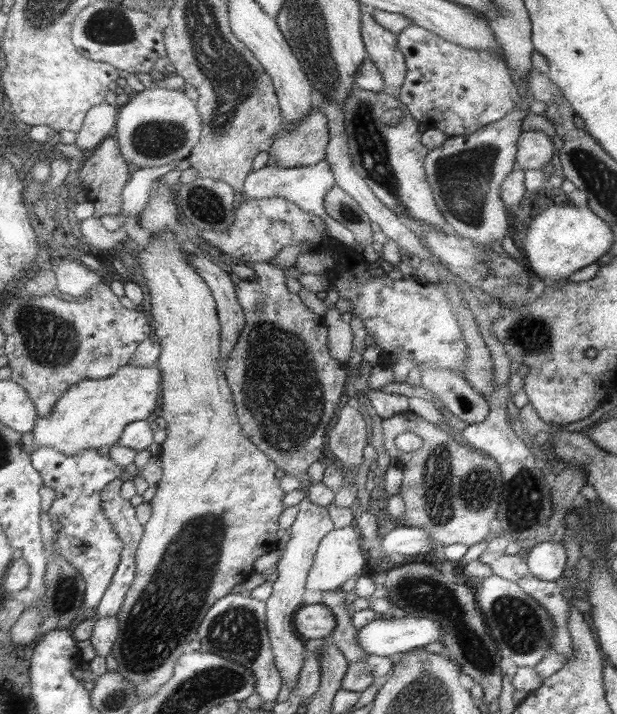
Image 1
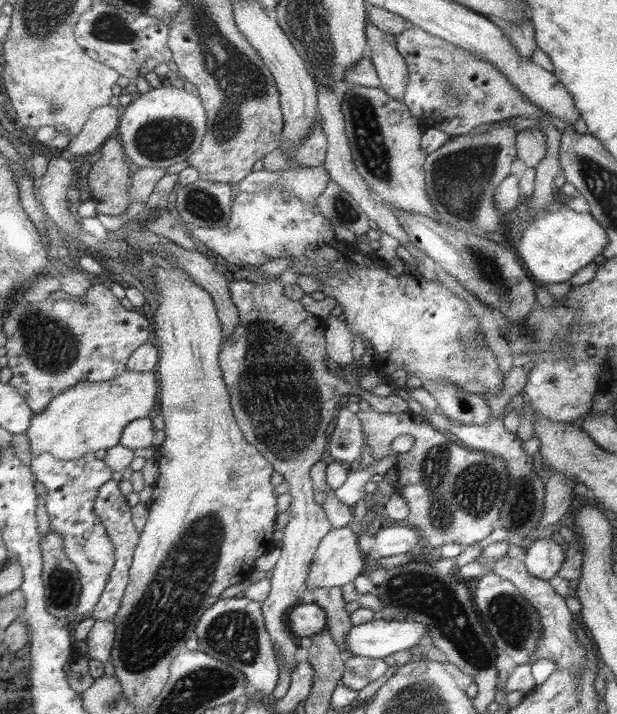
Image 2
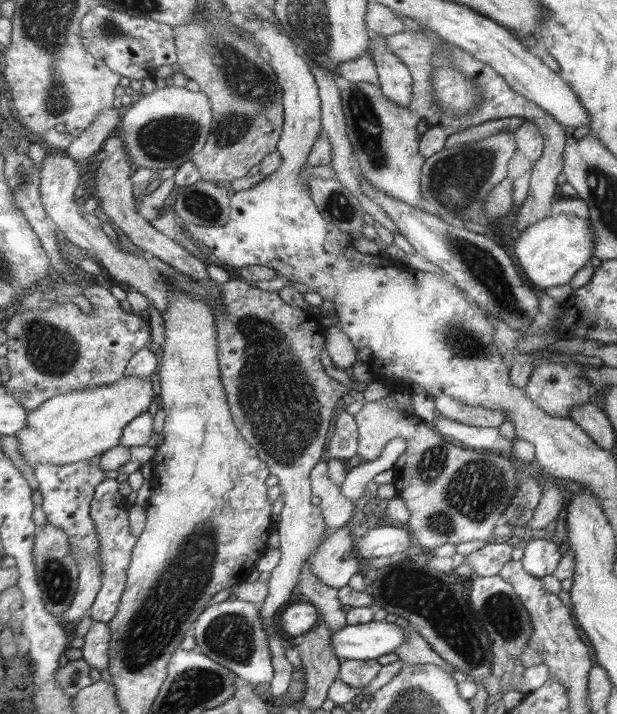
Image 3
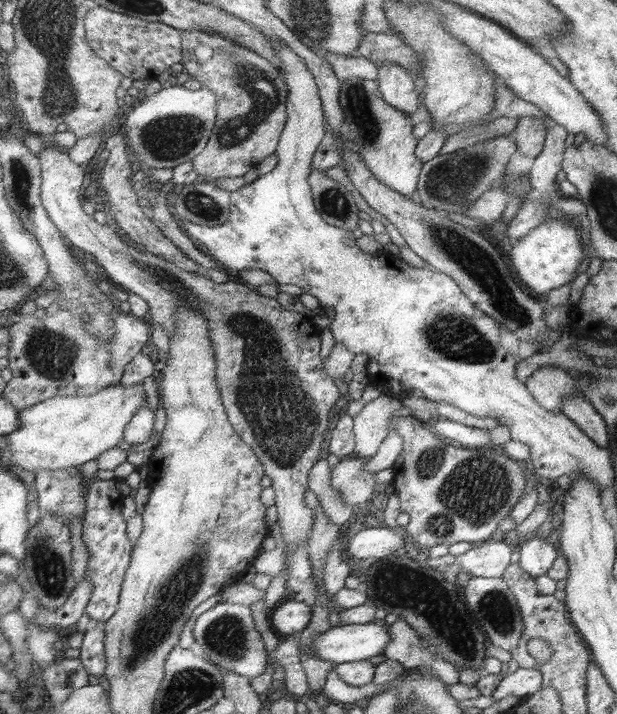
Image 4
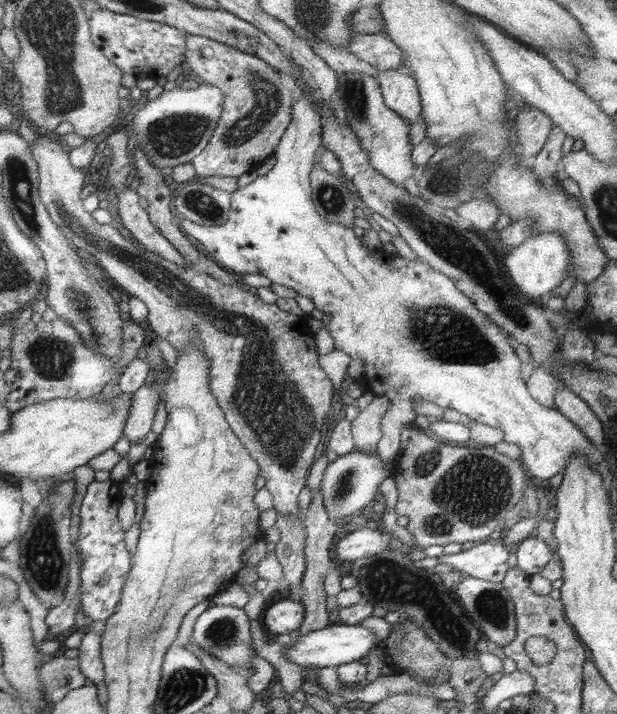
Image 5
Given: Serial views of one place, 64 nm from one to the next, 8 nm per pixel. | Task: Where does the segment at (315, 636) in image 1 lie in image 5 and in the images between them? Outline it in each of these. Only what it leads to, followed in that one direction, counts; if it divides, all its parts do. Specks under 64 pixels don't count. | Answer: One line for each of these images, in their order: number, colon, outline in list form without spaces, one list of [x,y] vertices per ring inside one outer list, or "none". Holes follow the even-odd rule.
2: [[[299,604],[289,616],[289,626],[297,638],[313,638],[329,630],[329,612],[319,604]]]
3: [[[297,602],[289,608],[285,608],[279,626],[285,630],[285,634],[289,634],[289,638],[299,640],[307,634],[313,632],[313,628],[319,626],[319,620],[323,618],[323,614],[319,612],[319,608],[315,604],[309,602]]]
4: [[[287,602],[281,604],[271,614],[273,626],[279,630],[283,638],[305,632],[311,626],[311,618],[313,618],[313,606],[307,602]]]
5: [[[279,600],[273,602],[271,608],[265,612],[265,624],[269,628],[269,634],[293,634],[297,632],[307,620],[307,608],[301,600]]]

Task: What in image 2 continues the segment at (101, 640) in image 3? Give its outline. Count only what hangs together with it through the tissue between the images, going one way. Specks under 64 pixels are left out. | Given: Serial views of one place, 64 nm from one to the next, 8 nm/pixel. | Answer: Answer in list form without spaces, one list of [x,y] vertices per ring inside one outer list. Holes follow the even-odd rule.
[[[97,620],[87,636],[89,644],[89,658],[99,662],[107,662],[113,656],[115,640],[117,640],[117,622],[115,620]]]

